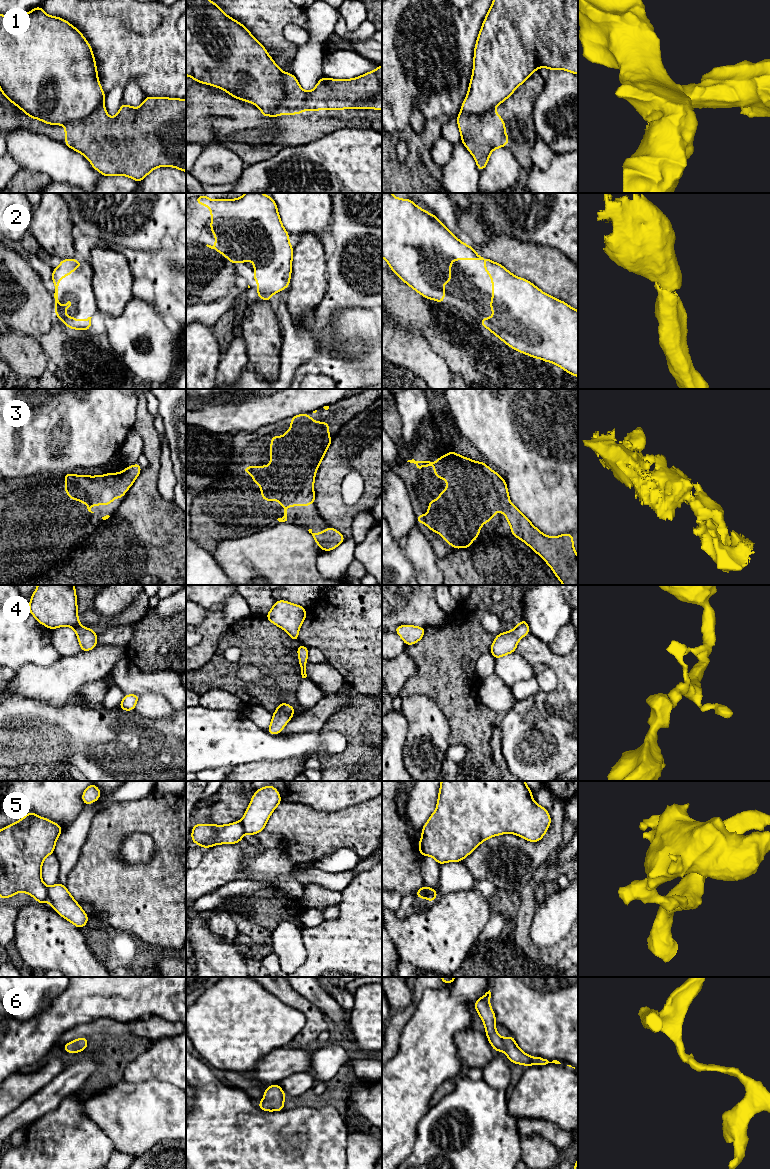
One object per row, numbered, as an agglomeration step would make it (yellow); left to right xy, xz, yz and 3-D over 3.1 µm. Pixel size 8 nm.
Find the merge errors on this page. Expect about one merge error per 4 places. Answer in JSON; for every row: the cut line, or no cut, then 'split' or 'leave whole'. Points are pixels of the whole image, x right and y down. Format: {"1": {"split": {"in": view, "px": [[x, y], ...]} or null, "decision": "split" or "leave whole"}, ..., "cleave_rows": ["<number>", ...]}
{"1": {"split": {"in": "xz", "px": [[283, 72], [281, 84], [284, 99], [274, 112], [267, 115]]}, "decision": "split"}, "2": {"split": null, "decision": "leave whole"}, "3": {"split": null, "decision": "leave whole"}, "4": {"split": null, "decision": "leave whole"}, "5": {"split": {"in": "xy", "px": [[47, 888], [48, 899]]}, "decision": "split"}, "6": {"split": null, "decision": "leave whole"}, "cleave_rows": ["1", "5"]}

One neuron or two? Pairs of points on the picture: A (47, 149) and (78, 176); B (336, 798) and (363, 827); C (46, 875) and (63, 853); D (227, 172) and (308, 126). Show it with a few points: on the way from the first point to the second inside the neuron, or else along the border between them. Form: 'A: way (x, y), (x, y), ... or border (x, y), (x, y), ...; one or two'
A: way (55, 157), (62, 164), (70, 168); one
B: border (367, 799), (335, 811), (322, 811); two
C: border (53, 853), (59, 865), (58, 881); two
D: border (227, 147), (246, 165); two

